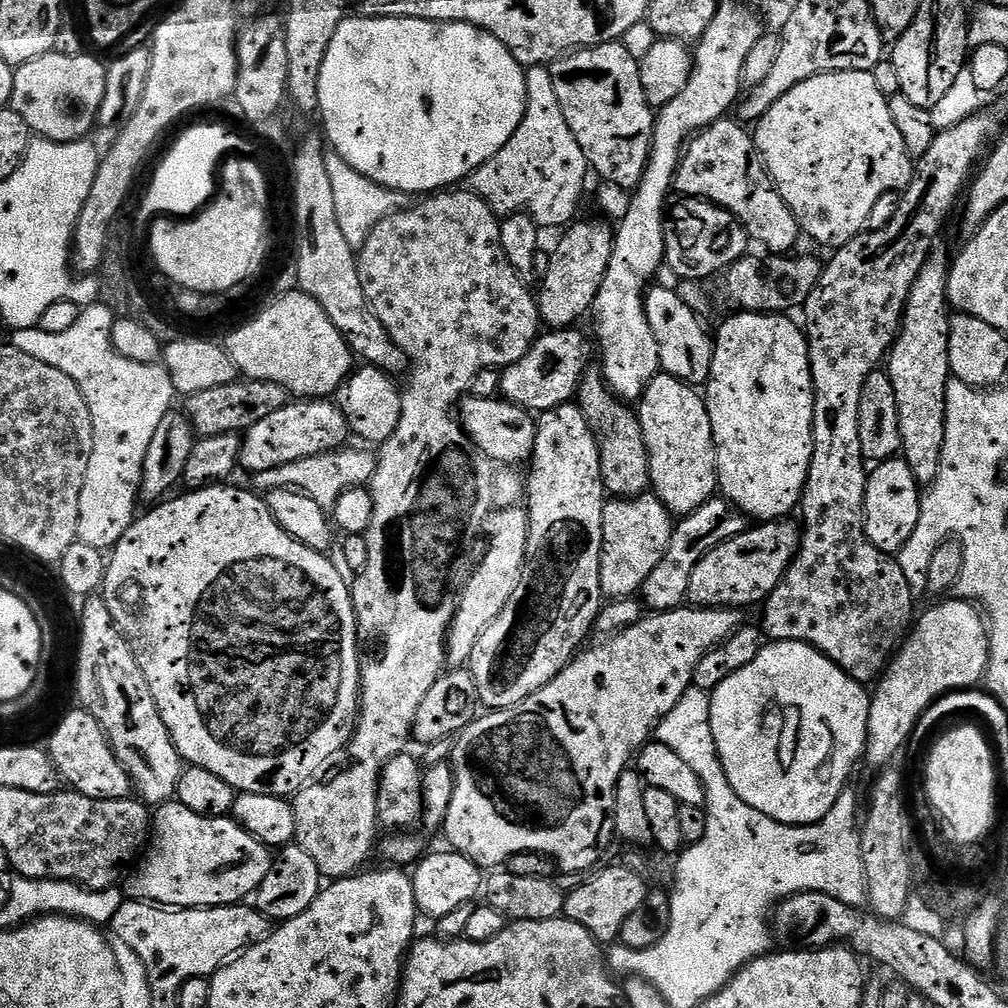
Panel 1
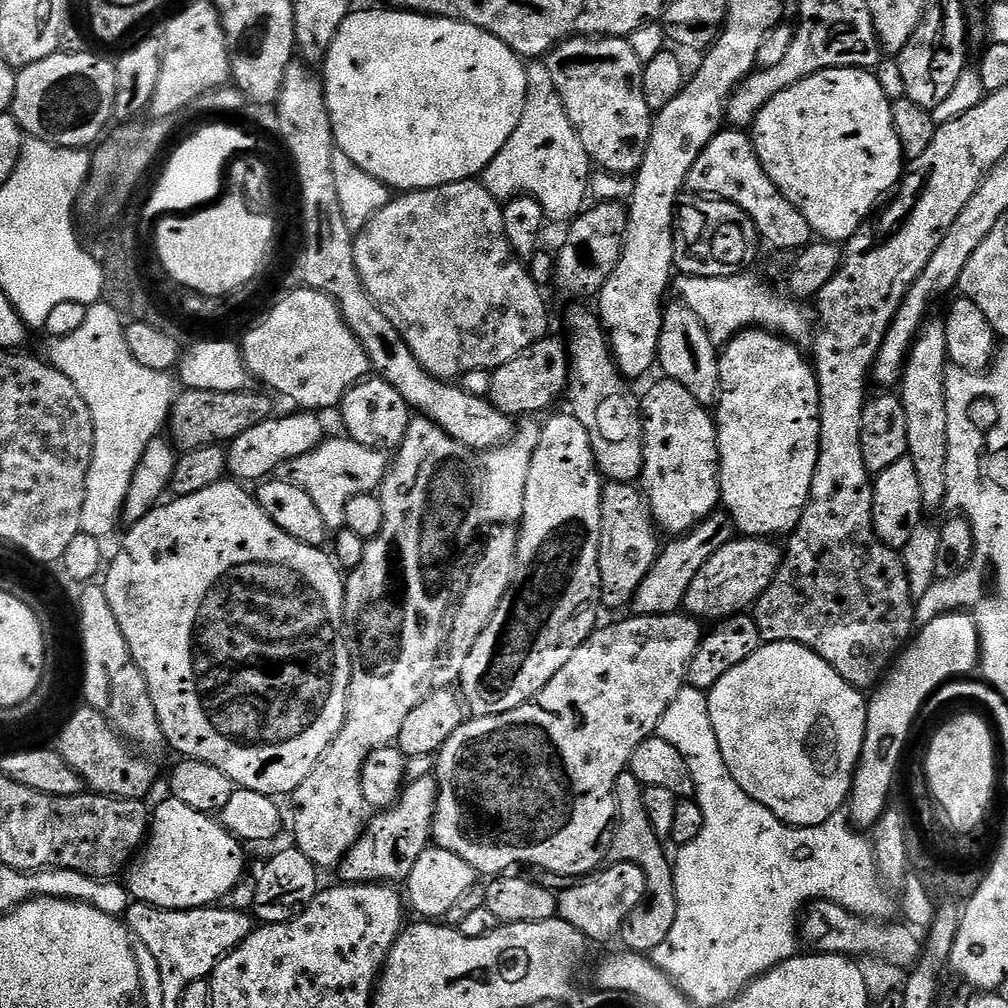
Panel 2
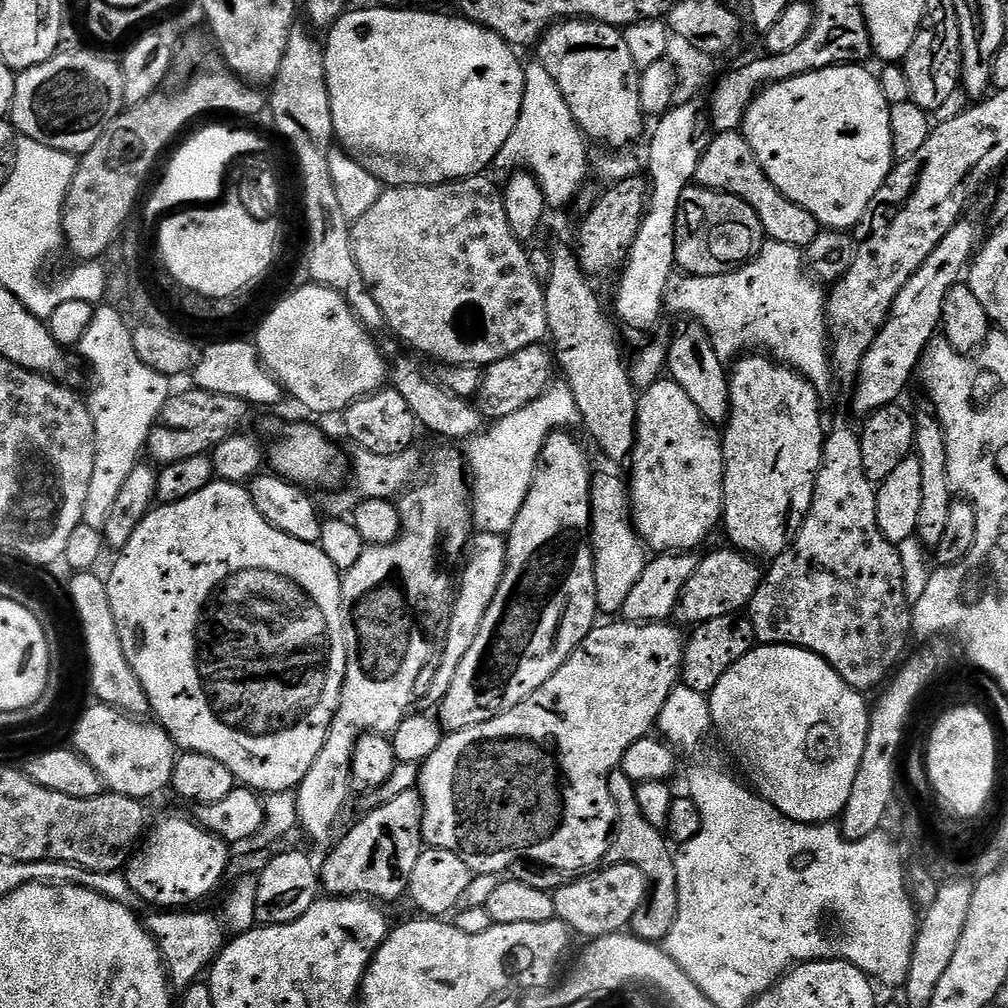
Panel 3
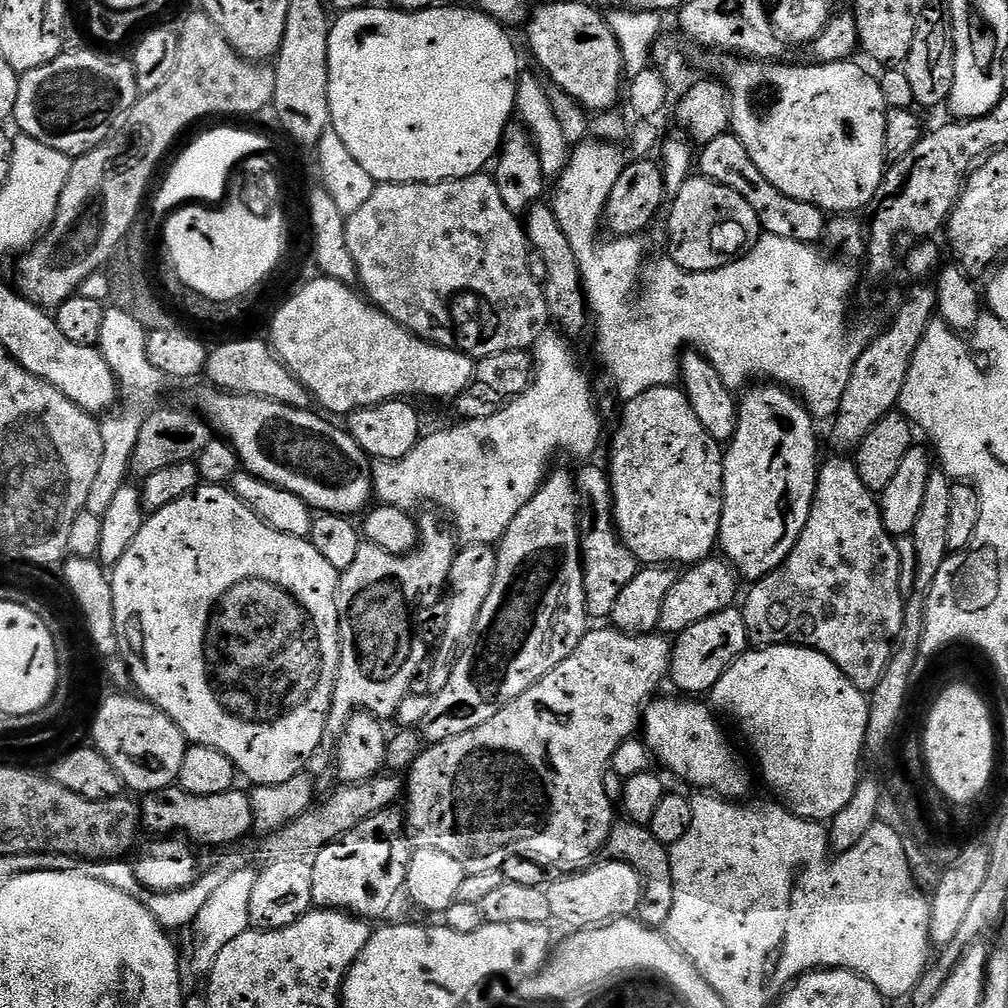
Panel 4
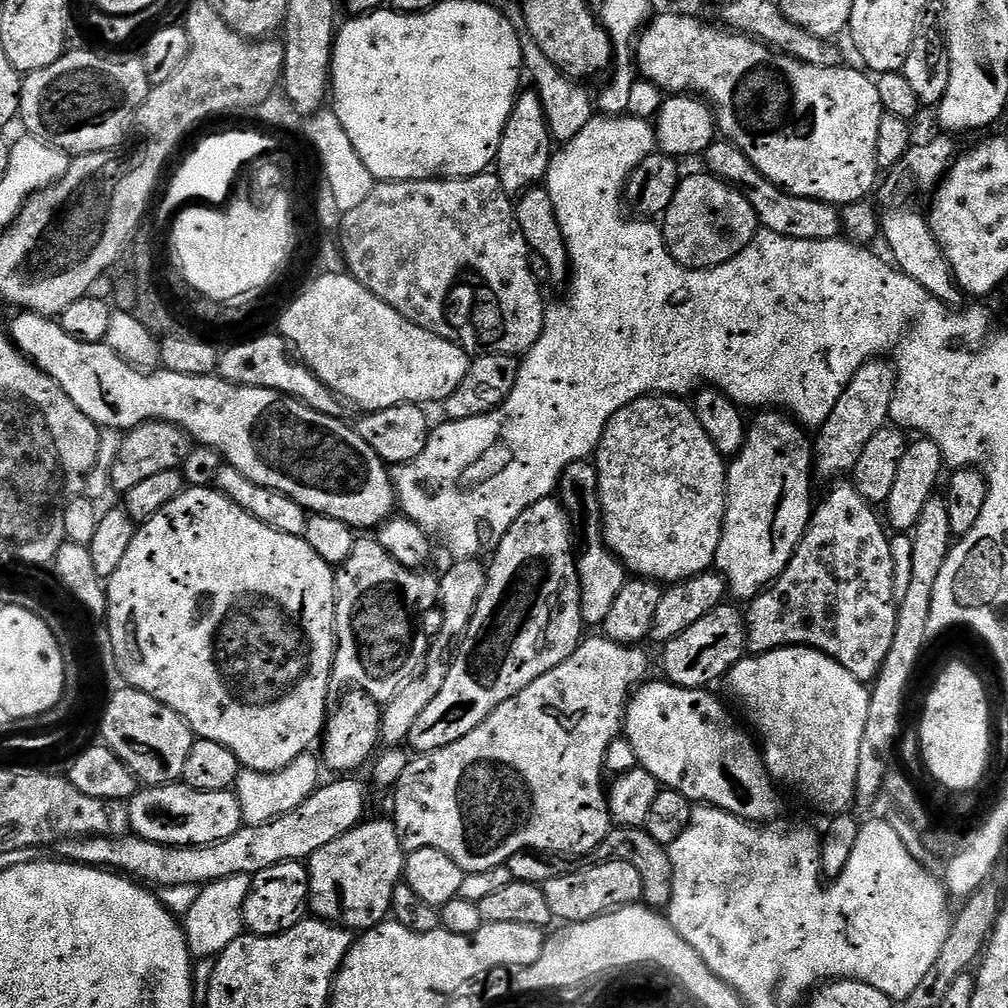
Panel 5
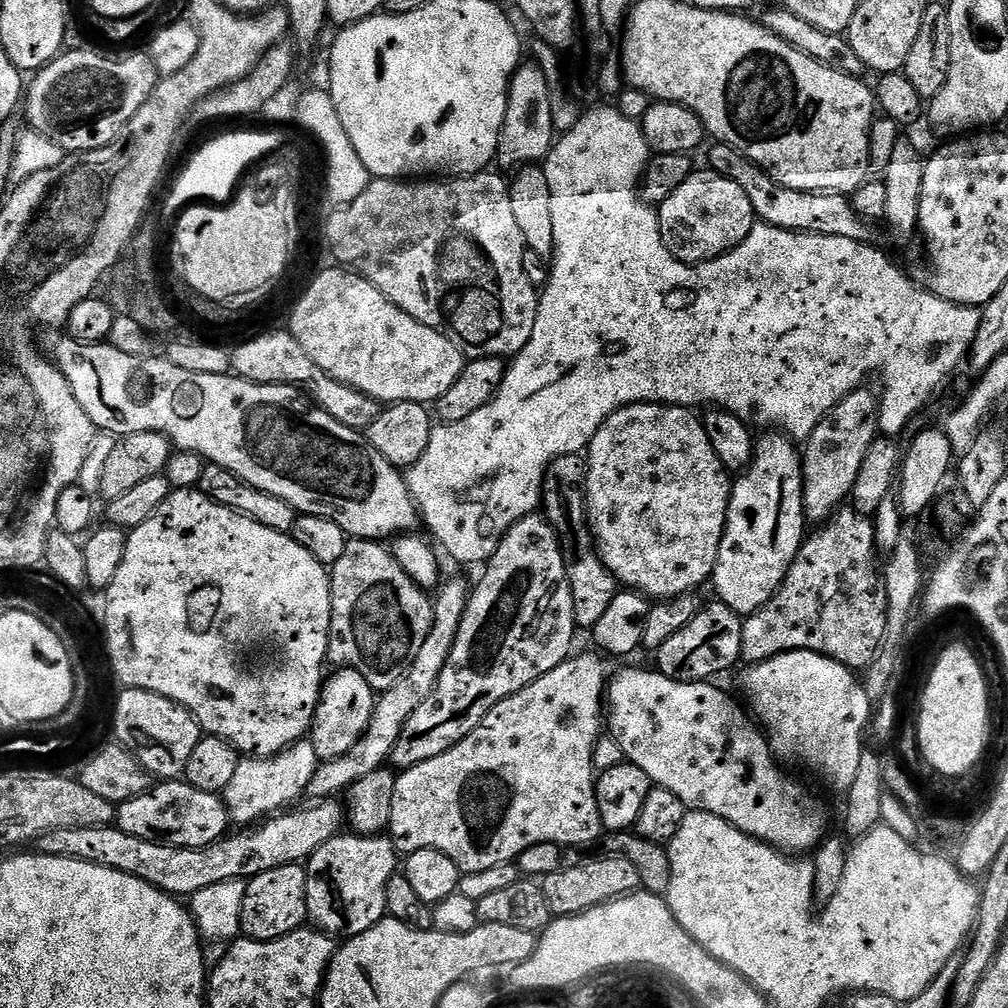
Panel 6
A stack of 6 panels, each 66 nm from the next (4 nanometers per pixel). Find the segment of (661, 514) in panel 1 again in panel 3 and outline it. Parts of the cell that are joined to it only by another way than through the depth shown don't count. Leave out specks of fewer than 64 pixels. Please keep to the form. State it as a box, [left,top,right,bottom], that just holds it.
[590,471,650,618]

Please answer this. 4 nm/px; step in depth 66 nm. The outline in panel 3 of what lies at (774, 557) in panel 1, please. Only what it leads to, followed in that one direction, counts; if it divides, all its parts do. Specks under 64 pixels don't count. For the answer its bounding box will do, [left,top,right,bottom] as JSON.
[674,546,762,626]

